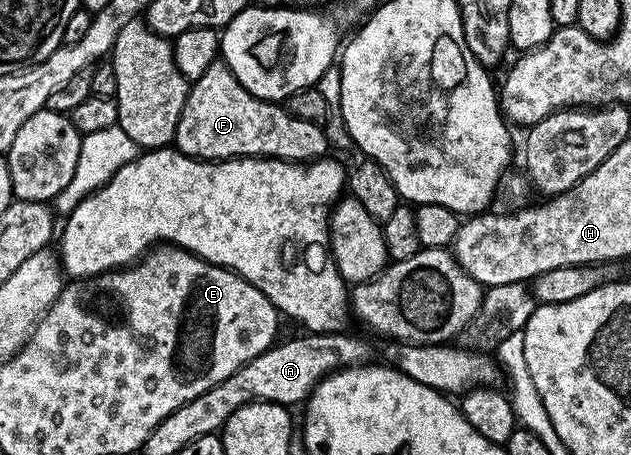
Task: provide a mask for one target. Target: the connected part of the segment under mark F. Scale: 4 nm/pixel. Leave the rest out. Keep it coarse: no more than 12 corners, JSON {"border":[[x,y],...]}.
{"border":[[217,59],[174,148],[226,161],[328,156],[324,126],[255,97]]}

